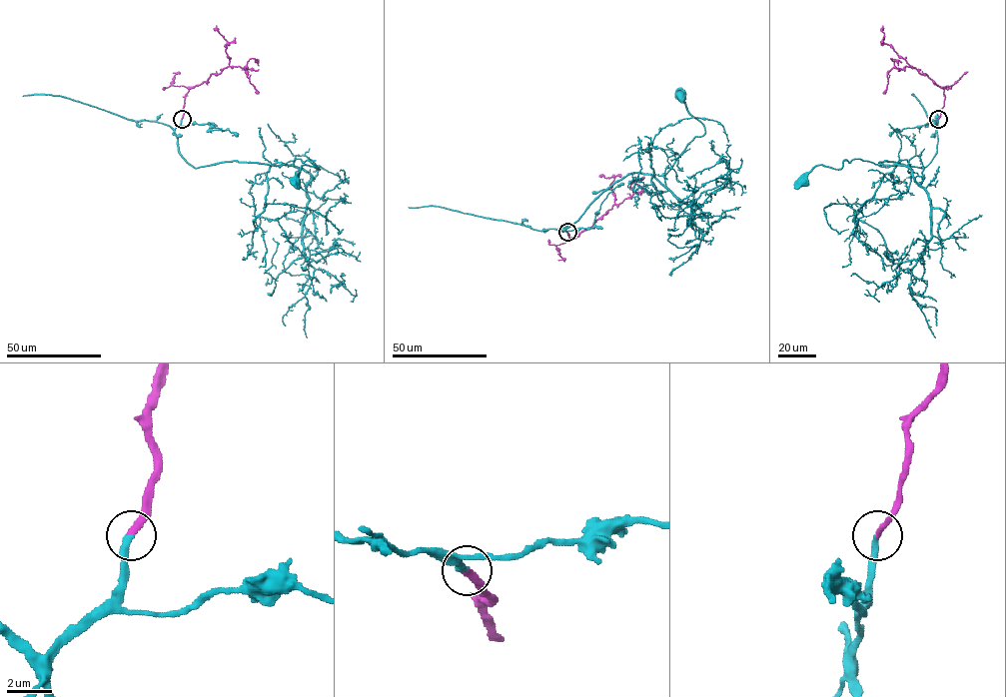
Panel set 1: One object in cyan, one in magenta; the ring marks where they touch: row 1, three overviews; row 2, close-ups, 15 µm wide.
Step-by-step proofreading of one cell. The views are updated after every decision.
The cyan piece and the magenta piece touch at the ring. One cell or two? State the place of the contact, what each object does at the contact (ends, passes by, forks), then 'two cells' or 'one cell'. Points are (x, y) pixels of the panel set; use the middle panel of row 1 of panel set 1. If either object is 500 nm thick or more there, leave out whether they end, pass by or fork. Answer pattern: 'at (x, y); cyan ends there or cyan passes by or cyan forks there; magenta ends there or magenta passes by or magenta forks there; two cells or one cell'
at (567, 232); cyan ends there; magenta ends there; one cell

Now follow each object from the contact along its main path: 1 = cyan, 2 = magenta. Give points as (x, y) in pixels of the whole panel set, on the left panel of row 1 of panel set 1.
1: (181, 119), (178, 152), (194, 168), (300, 159), (320, 169), (304, 165), (295, 181)
2: (181, 119), (189, 89), (228, 66), (247, 68), (245, 67), (247, 77), (258, 94)

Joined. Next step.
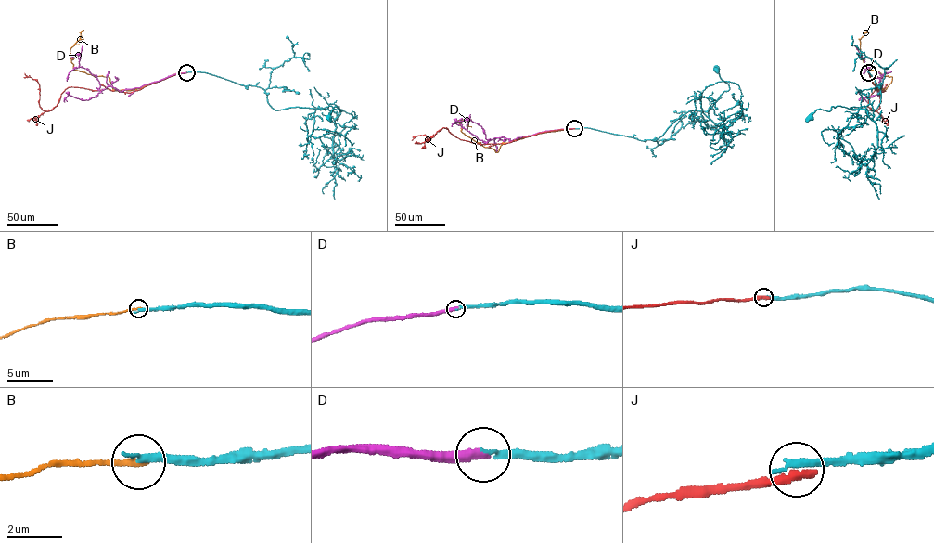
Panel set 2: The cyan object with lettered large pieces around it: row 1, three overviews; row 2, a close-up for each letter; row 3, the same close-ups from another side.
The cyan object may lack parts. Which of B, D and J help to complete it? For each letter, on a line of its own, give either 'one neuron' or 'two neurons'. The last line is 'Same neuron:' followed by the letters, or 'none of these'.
B: two neurons
D: one neuron
J: two neurons
Same neuron: D

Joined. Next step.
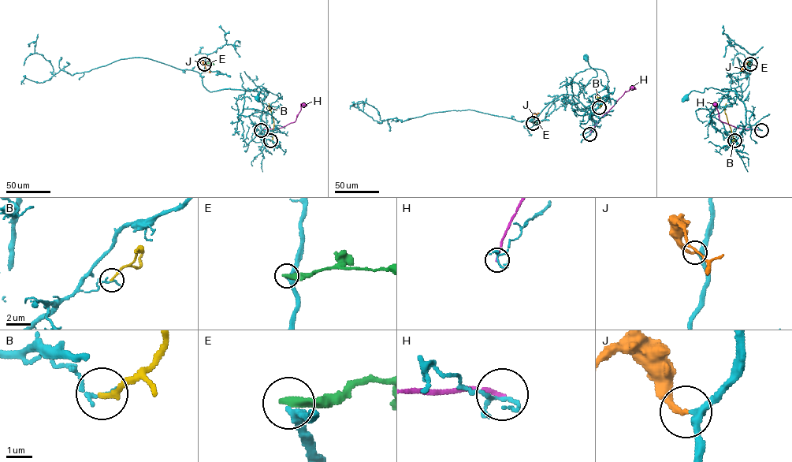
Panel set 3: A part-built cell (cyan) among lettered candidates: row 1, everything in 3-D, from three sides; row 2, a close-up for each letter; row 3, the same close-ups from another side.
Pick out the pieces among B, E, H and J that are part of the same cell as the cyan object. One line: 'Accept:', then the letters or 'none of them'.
Accept: J

